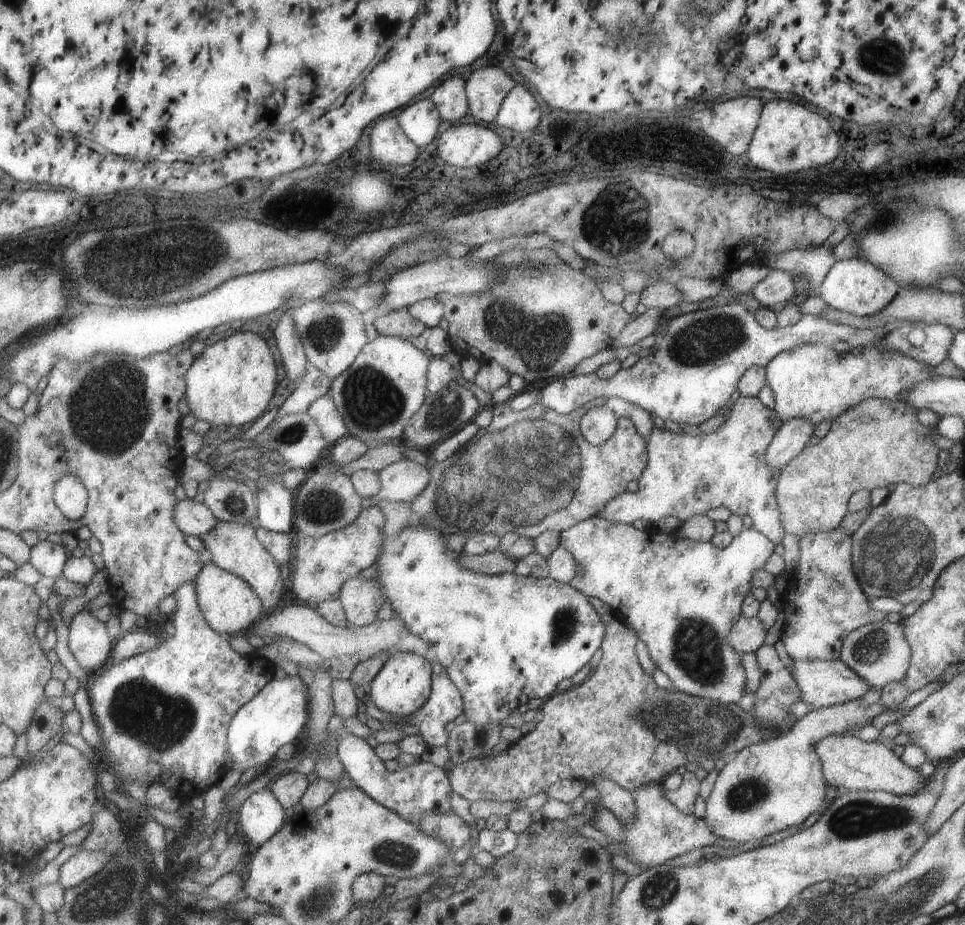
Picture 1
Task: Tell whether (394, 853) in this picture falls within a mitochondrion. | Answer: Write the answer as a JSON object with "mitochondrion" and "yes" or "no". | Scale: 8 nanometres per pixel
{"mitochondrion":"yes"}

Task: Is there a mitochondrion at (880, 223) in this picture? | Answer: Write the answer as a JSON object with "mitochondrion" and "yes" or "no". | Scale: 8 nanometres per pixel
{"mitochondrion":"yes"}

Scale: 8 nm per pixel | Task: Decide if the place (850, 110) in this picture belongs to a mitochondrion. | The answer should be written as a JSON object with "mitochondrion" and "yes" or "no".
{"mitochondrion":"no"}

